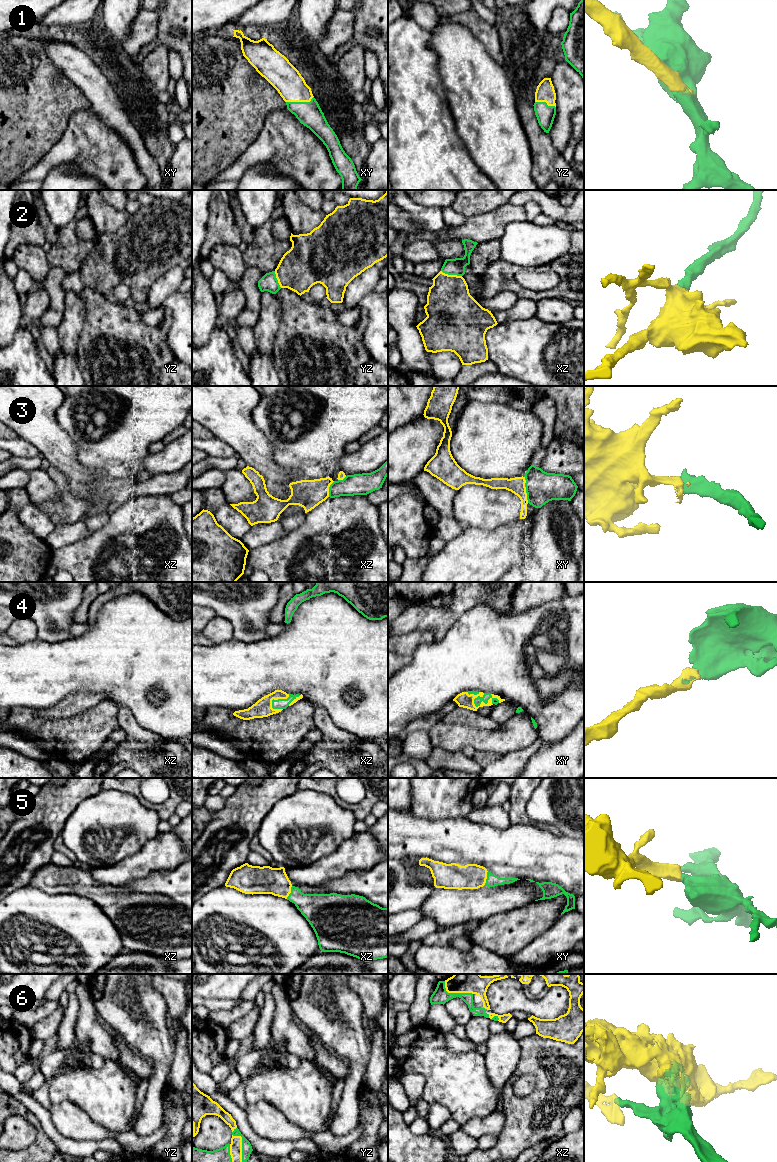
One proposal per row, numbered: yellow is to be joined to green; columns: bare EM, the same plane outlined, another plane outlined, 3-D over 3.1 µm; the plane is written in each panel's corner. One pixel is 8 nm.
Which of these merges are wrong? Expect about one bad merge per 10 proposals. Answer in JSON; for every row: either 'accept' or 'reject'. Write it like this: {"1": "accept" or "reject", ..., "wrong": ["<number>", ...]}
{"1": "accept", "2": "accept", "3": "accept", "4": "accept", "5": "accept", "6": "accept", "wrong": []}

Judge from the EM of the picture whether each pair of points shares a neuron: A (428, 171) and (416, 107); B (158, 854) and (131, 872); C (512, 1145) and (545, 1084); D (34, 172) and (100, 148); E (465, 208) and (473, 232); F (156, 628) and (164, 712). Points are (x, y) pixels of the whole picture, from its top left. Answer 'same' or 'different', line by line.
A: same
B: same
C: same
D: same
E: different
F: same

